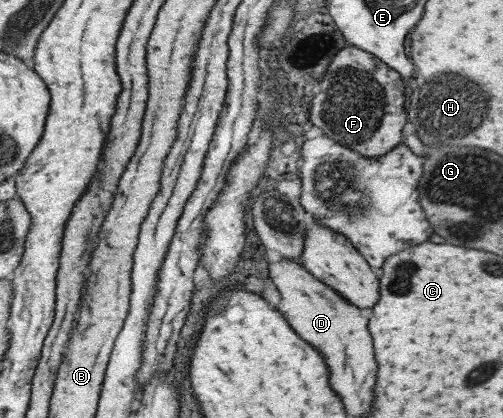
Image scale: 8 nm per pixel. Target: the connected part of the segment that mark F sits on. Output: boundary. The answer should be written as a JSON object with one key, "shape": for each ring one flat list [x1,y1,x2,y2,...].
{"shape":[[349,45,343,49,340,49,336,53,336,56,333,57,332,62,329,63,326,74,323,76,321,83,318,85,318,92,312,99,310,121,312,122,312,125,319,128,325,136,329,137,329,139,332,139,333,141,336,141,339,145,348,146,349,149,352,149,365,157,379,157,380,155,389,153,392,149,395,149,397,145,402,143,401,131,403,131,403,127,408,121,408,113,403,105,405,105,405,84,402,80,402,75,399,72,396,72,395,69,390,68,389,65,384,64,381,59,374,56,372,53,366,52,364,49,353,45]]}

